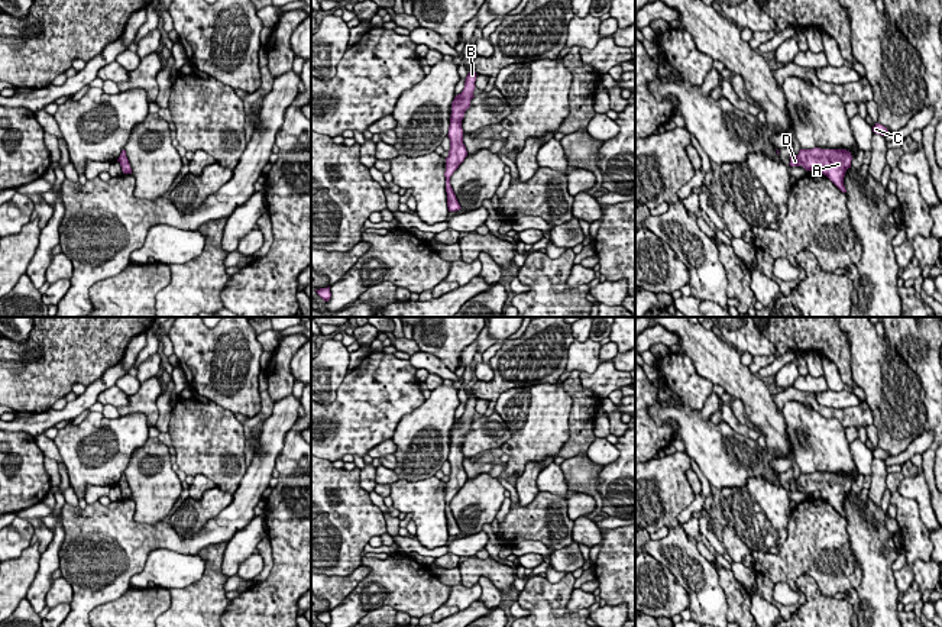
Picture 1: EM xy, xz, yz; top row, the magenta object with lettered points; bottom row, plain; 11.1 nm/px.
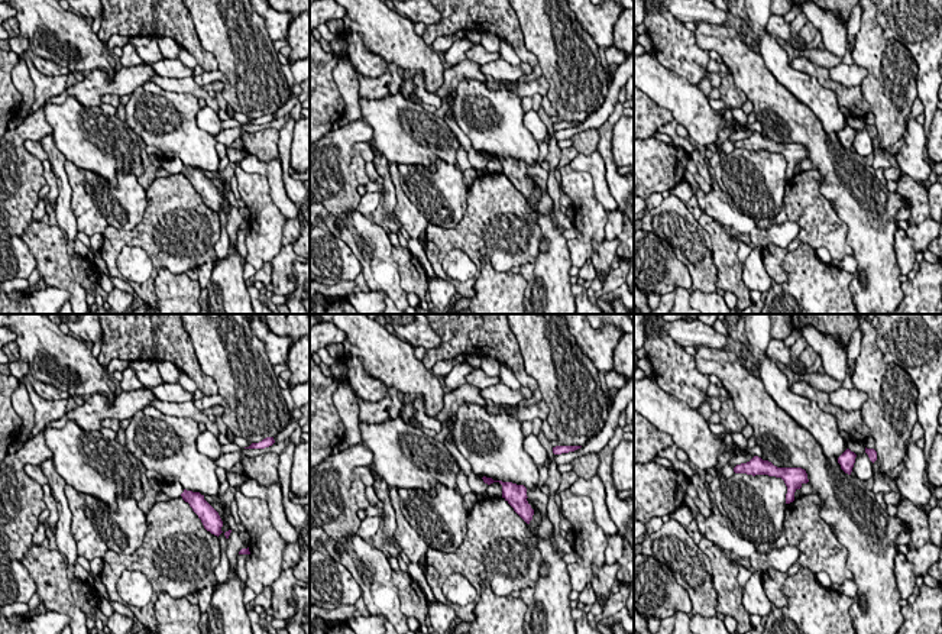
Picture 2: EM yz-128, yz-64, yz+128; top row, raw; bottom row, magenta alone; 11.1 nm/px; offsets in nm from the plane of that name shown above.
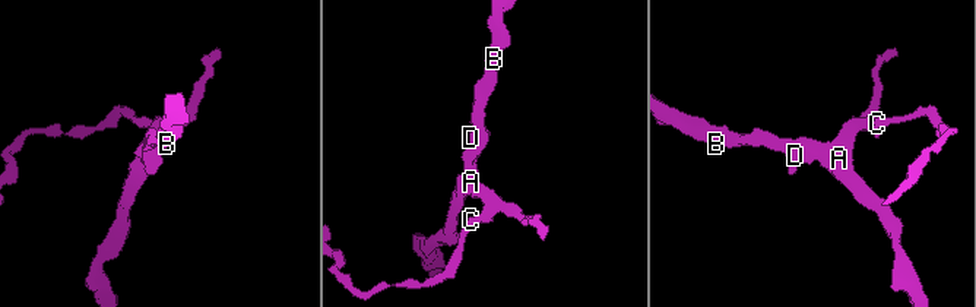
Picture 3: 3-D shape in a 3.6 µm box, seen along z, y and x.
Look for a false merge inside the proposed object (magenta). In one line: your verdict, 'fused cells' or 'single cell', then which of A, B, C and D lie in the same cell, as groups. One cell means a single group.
single cell | A B C D

